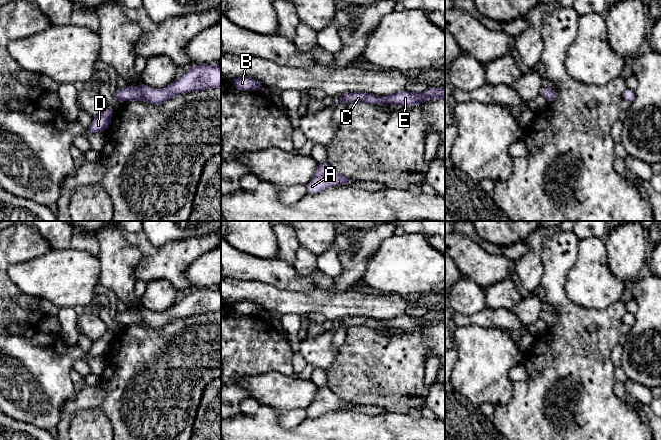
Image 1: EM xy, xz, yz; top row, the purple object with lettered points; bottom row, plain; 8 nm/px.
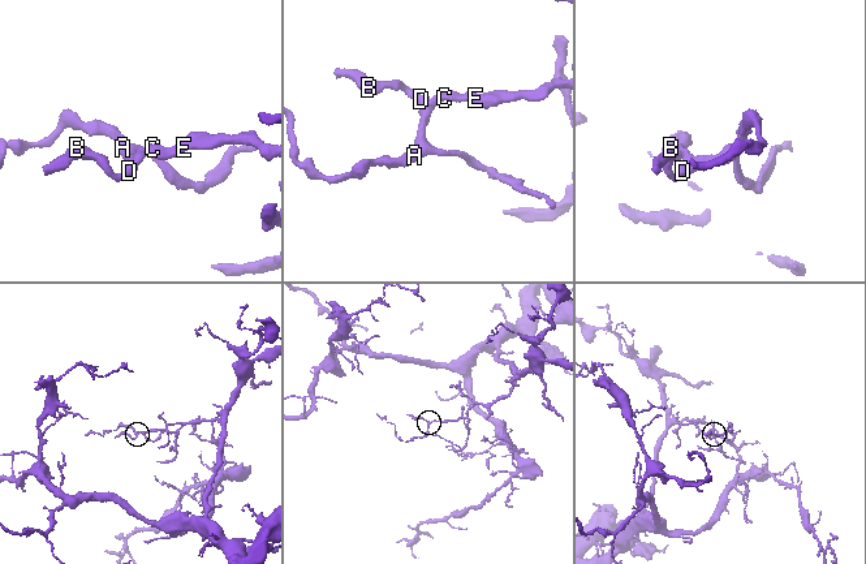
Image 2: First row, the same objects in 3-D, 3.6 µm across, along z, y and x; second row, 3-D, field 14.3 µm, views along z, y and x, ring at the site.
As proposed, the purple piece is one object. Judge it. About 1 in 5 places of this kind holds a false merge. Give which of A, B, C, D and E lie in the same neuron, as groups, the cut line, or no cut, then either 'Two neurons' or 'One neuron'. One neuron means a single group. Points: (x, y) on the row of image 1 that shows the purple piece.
Groups: A B C D E. No split. One neuron

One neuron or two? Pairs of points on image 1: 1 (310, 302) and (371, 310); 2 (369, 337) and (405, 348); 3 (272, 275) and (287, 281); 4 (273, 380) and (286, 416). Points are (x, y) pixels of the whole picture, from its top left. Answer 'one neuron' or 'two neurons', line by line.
1: one neuron
2: one neuron
3: one neuron
4: two neurons

